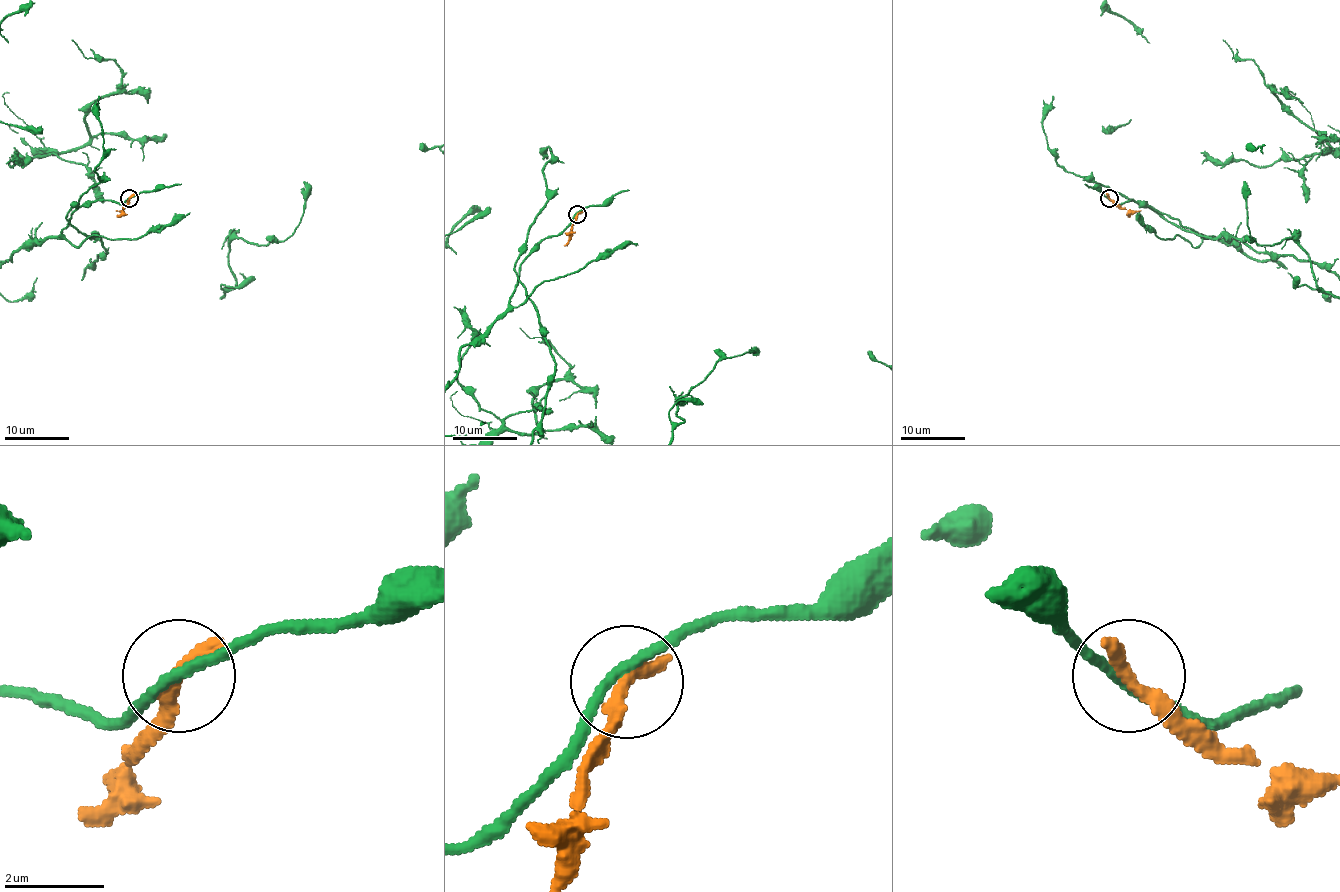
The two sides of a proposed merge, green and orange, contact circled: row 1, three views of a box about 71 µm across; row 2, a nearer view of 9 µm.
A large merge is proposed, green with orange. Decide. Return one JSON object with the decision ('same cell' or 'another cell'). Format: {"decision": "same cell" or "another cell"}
{"decision": "another cell"}

